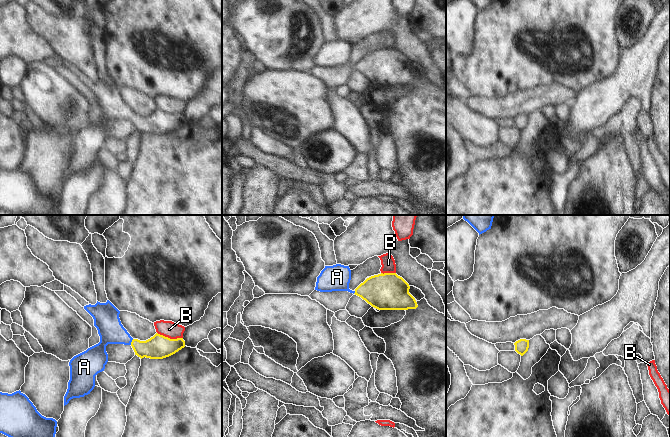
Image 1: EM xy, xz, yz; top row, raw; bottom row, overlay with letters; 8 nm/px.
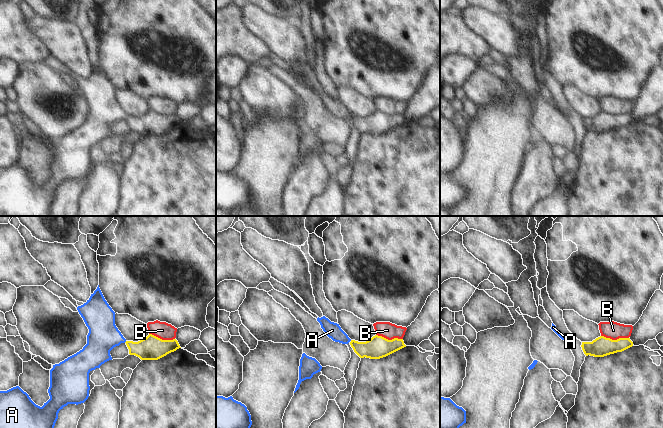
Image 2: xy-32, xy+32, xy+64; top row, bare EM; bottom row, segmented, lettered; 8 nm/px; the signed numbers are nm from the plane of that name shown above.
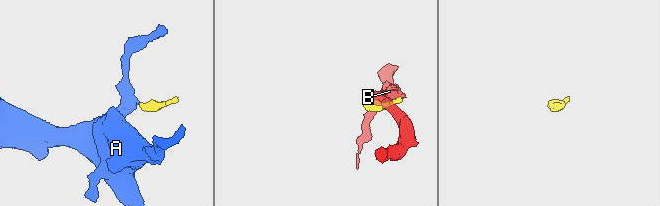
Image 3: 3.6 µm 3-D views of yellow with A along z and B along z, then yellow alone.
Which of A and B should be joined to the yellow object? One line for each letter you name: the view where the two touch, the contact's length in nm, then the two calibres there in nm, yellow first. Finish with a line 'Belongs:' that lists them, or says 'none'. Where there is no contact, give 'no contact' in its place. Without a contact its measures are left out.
A: xy | 50 nm | 190/200 nm
Belongs: A

